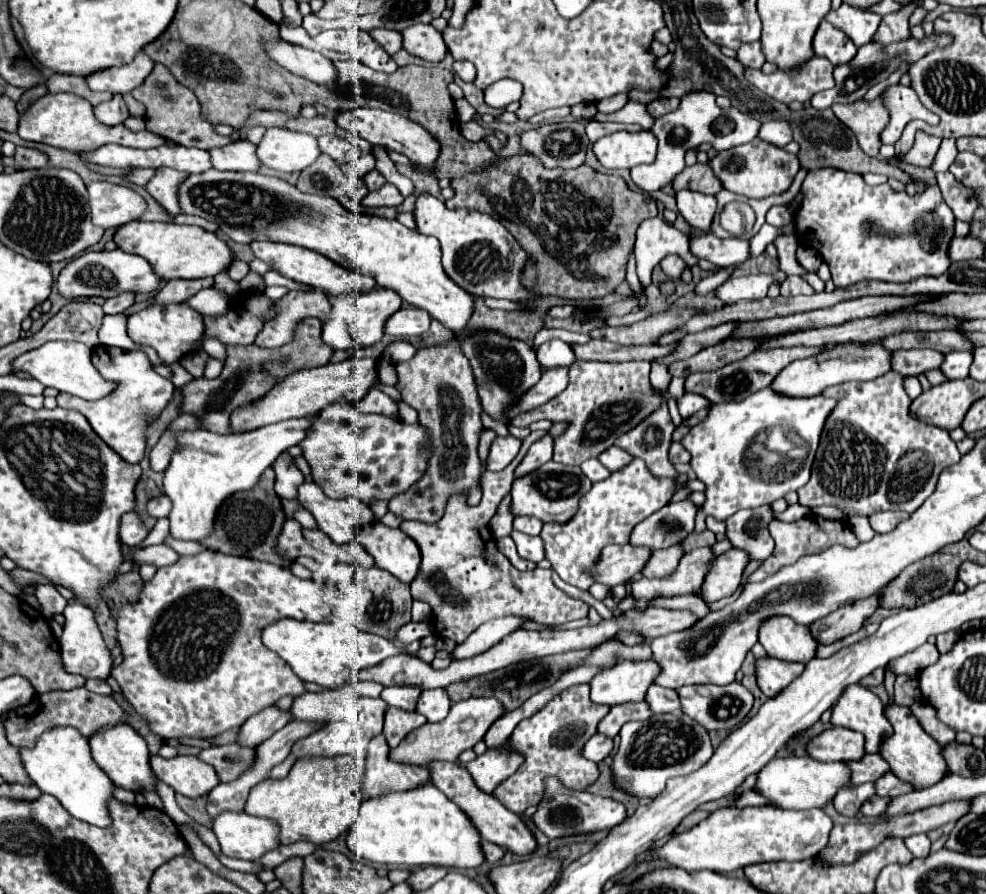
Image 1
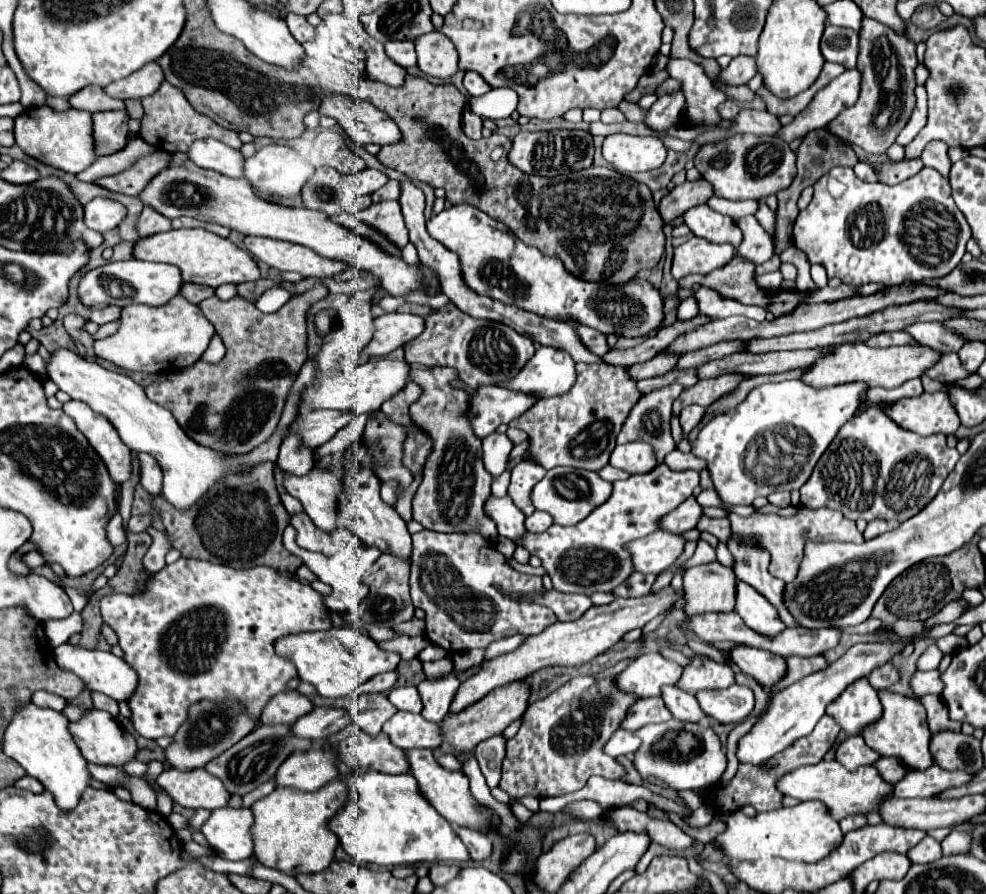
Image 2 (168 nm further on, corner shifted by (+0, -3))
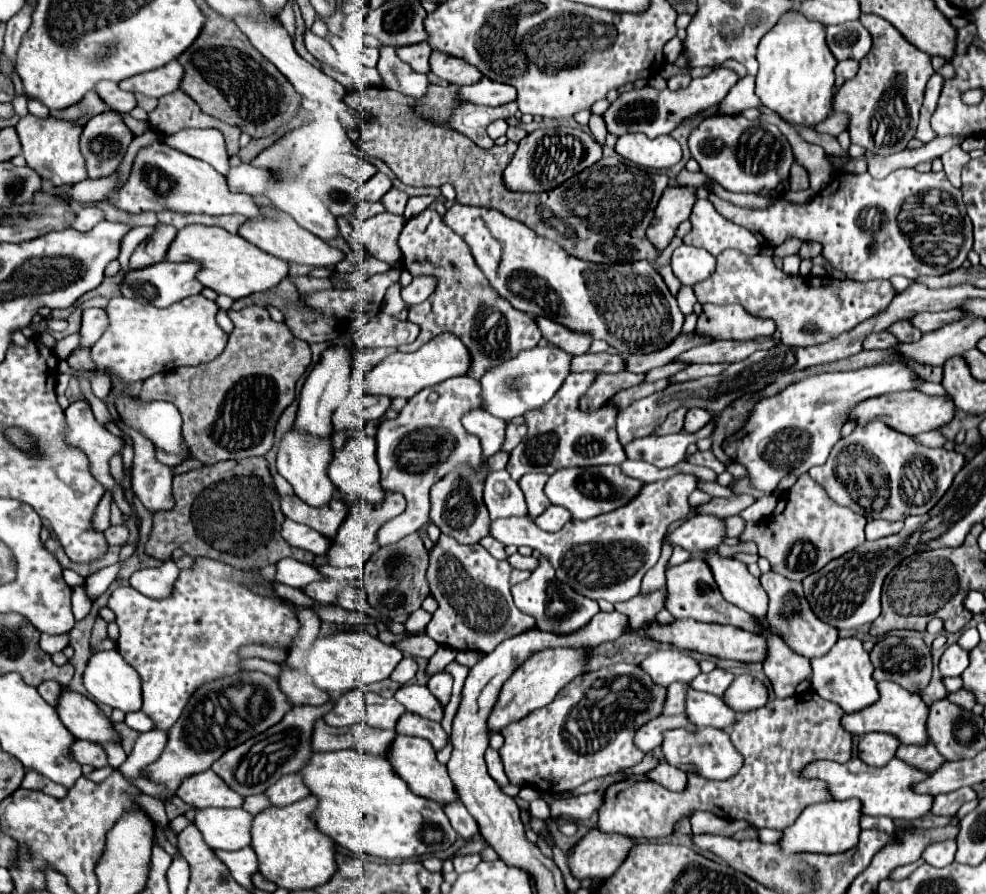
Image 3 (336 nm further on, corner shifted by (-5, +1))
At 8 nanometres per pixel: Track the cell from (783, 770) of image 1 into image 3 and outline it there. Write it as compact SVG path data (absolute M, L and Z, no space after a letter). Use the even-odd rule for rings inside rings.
M858 755L852 757L850 763L836 763L836 761L814 761L804 769L804 777L818 777L830 785L834 799L860 799L864 815L884 815L890 819L902 821L916 821L930 813L934 795L920 795L912 787L930 777L928 771L916 769L902 759L892 759L886 767L870 767Z

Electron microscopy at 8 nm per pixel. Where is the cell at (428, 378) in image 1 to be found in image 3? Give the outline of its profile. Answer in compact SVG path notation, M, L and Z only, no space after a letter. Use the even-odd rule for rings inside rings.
M482 465L478 473L470 473L470 469L460 469L456 473L446 475L430 491L430 501L432 501L430 519L440 527L442 533L454 537L458 543L464 543L464 545L478 543L482 537L488 535L490 517L482 501L482 481L486 479L486 473L488 473L486 465Z

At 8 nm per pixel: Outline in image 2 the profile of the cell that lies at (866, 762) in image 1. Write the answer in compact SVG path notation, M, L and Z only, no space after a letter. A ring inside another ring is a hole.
M881 757L881 759L875 761L873 765L877 767L879 775L881 775L883 781L887 781L887 783L895 783L895 781L899 781L899 779L907 773L905 765L901 765L901 763L899 763L897 759L893 759L893 757Z

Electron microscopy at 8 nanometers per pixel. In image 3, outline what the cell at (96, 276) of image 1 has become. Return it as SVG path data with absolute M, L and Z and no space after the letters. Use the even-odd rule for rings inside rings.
M162 261L162 265L150 265L150 269L130 271L122 281L122 295L128 299L150 303L154 307L170 307L172 303L178 303L190 295L198 295L204 289L204 285L196 277L200 269L202 265L196 261L186 261L186 263Z

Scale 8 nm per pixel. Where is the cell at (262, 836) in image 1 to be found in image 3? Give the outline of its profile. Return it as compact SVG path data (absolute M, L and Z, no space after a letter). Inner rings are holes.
M222 807L198 809L194 825L202 833L206 845L212 849L234 851L250 843L252 817L244 809L222 809Z

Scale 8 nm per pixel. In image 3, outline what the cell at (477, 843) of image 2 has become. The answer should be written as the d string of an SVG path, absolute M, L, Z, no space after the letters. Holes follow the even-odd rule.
M450 801L444 805L444 813L448 815L454 831L466 839L466 837L472 837L474 833L478 833L478 823L476 819L466 811L466 807L462 805L462 801Z

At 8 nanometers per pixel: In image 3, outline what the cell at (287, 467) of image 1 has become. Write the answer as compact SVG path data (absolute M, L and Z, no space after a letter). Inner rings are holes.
M330 347L324 351L322 361L312 369L308 375L302 393L300 393L300 407L294 427L300 431L306 431L310 435L318 437L330 437L332 435L332 411L344 401L348 395L348 381L352 375L352 351L344 347Z

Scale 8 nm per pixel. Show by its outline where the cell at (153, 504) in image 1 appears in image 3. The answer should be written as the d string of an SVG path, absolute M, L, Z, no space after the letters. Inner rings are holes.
M126 525L108 527L104 531L104 537L106 537L106 543L108 545L124 545L128 541L128 529L126 529Z

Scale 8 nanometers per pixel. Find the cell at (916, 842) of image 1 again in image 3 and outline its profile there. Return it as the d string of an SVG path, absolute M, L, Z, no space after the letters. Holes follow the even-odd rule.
M940 841L934 845L928 845L922 853L922 859L930 863L932 867L946 867L954 861L956 855L956 841Z

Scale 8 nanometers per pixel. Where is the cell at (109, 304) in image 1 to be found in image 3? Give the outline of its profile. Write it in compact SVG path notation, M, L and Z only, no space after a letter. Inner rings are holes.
M84 309L82 327L80 327L80 347L90 349L106 331L106 313L104 309Z

